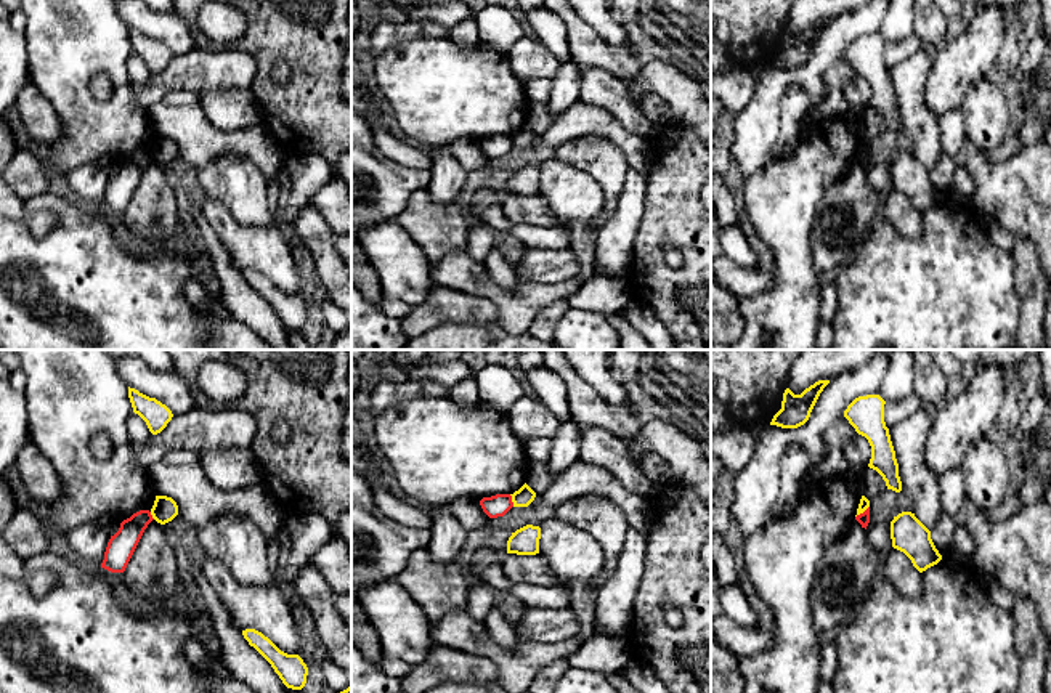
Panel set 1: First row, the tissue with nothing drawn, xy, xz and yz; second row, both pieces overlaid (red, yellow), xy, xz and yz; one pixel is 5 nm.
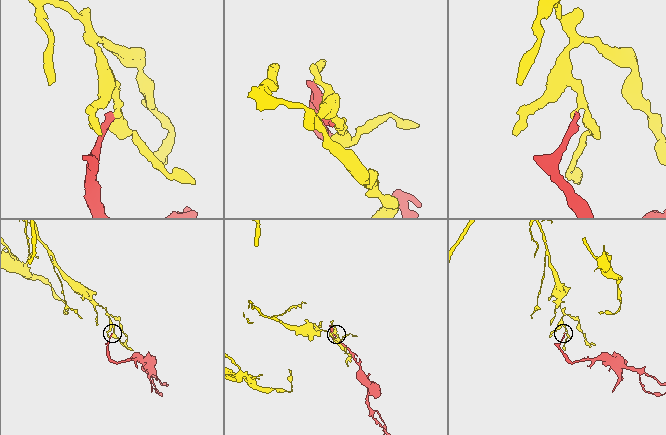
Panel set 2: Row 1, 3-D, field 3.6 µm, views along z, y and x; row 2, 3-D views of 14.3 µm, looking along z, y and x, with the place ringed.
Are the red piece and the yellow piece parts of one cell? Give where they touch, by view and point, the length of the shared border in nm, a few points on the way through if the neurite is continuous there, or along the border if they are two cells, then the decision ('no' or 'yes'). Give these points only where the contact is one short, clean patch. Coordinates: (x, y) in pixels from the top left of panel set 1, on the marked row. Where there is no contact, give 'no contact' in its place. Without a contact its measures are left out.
yz (864, 512) | 90 nm | along yz (868, 506), (856, 517) | no

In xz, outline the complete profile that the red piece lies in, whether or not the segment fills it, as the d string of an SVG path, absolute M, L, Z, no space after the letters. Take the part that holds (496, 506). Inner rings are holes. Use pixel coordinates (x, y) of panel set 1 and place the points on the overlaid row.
M496 494L483 497L480 505L489 518L497 518L504 517L513 507L513 502L510 494Z

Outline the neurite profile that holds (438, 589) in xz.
M420 547L409 555L395 581L420 606L430 622L467 608L470 578L464 558L436 563L427 547Z

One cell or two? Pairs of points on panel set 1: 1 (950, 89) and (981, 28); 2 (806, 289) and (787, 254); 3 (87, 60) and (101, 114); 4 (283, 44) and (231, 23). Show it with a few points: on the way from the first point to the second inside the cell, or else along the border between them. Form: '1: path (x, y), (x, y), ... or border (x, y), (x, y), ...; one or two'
1: path (952, 74), (981, 42); one
2: path (798, 281), (793, 276), (790, 262); one
3: path (82, 72), (82, 95), (89, 101); one
4: border (246, 18), (238, 39), (209, 37); two

